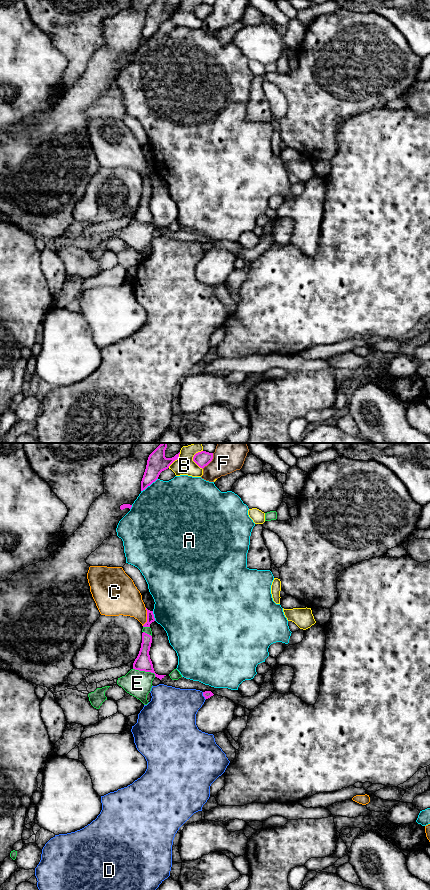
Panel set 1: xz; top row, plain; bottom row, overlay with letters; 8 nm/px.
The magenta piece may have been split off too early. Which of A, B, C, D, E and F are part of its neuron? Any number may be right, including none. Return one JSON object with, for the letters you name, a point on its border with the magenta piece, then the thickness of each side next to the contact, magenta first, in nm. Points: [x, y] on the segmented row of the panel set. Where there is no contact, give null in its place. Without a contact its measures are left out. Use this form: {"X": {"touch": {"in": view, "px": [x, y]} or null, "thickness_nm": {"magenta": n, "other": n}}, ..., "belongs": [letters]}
{"belongs": []}

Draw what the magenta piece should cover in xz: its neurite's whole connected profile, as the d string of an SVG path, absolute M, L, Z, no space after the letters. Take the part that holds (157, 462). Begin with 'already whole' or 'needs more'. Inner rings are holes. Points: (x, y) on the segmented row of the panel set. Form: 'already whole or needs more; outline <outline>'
already whole; outline M161 443L148 457L146 469L141 481L141 491L145 490L153 482L155 482L160 473L169 468L169 466L179 458L176 454L172 458L165 457L165 450L168 443Z

